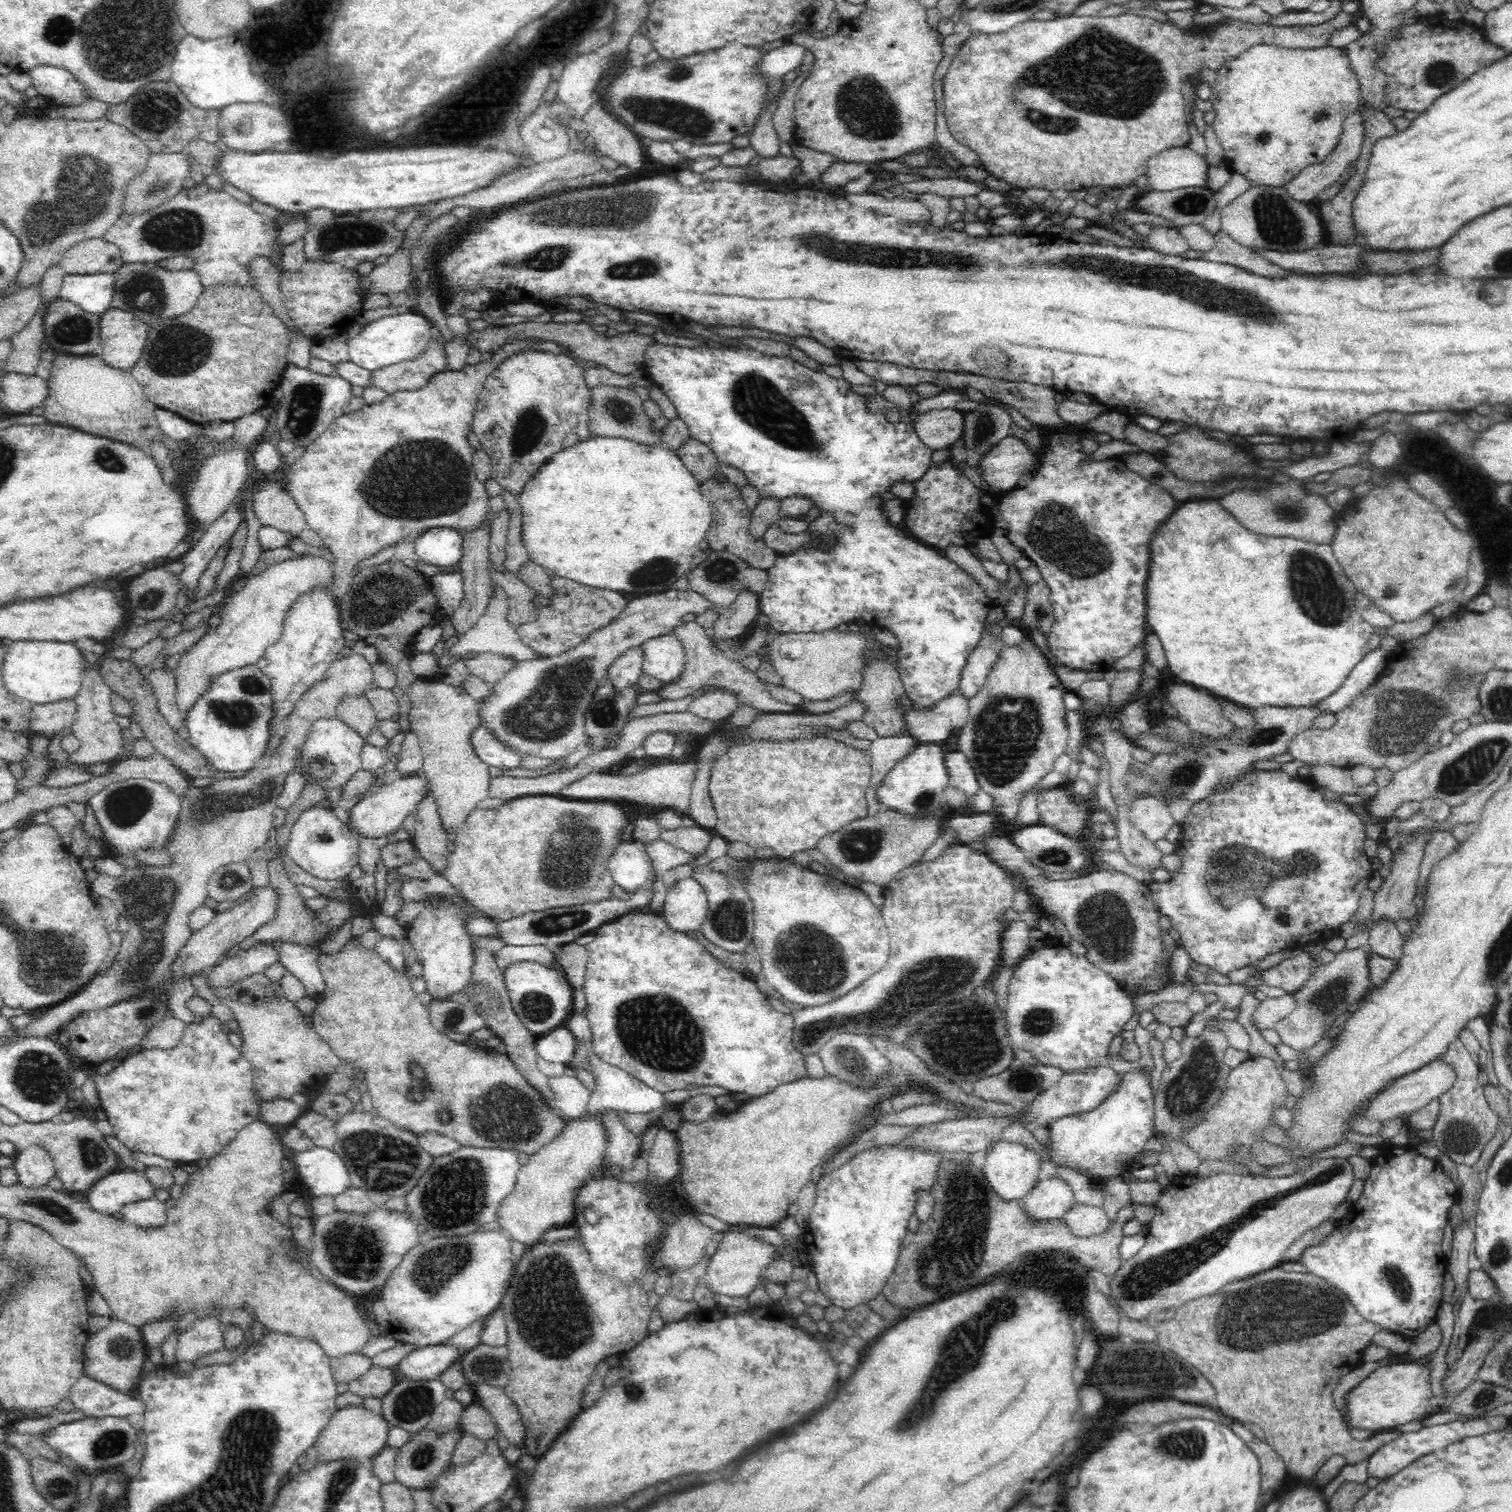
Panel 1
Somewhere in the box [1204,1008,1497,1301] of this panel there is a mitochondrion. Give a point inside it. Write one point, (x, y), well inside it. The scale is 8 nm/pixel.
(1459, 1138)

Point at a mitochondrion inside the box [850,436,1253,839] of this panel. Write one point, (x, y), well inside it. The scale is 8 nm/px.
(1007, 729)

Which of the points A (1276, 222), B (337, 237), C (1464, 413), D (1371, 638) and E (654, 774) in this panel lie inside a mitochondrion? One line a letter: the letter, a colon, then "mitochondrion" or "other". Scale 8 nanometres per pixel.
A: mitochondrion
B: mitochondrion
C: other
D: other
E: other

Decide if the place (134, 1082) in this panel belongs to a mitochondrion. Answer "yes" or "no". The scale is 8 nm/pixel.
no

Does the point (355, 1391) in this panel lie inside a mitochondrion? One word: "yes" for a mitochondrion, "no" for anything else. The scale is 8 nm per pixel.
no

